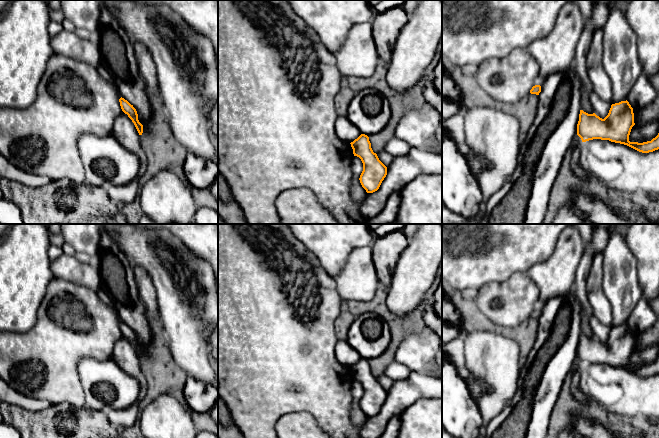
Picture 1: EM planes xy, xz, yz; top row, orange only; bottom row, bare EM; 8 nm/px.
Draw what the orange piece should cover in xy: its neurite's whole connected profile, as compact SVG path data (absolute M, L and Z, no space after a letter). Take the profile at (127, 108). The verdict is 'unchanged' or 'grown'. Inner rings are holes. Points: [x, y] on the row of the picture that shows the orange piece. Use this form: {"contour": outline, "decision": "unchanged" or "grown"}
{"contour": "M122 97L119 99L119 102L120 102L120 106L121 106L122 111L125 114L127 114L128 117L132 120L139 135L142 135L143 125L138 120L138 114L137 114L136 109L133 107L133 105L131 105L127 100L125 100Z", "decision": "unchanged"}

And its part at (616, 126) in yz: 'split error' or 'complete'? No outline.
complete

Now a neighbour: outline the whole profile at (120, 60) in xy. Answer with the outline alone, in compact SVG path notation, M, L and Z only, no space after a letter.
M102 26L96 40L106 67L117 80L121 97L136 109L138 120L143 125L143 133L146 132L146 126L152 118L152 109L133 45L125 46L116 32Z

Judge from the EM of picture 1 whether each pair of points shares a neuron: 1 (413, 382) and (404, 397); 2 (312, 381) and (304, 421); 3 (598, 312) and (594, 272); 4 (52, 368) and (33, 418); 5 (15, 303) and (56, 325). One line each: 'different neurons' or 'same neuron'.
1: same neuron
2: different neurons
3: same neuron
4: different neurons
5: different neurons

